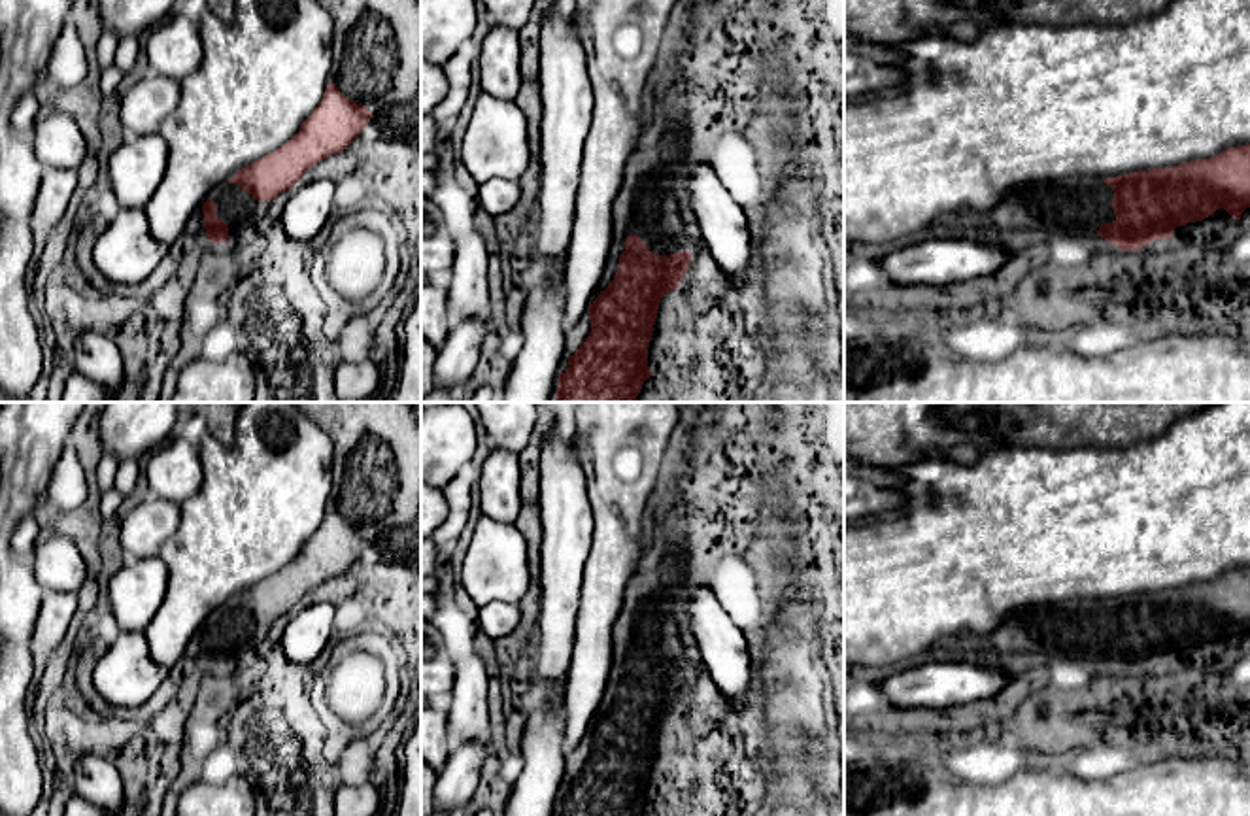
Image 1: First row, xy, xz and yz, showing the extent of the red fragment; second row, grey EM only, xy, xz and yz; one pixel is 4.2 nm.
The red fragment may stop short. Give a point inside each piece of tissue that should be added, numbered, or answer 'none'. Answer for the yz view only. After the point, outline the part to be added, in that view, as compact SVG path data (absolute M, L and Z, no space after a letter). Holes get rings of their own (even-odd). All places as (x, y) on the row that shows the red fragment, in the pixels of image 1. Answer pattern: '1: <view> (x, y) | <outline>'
1: yz (1071, 206) | M1105 181L1063 183L1046 191L1046 221L1056 230L1086 230L1095 236L1099 227L1116 221L1114 191Z

